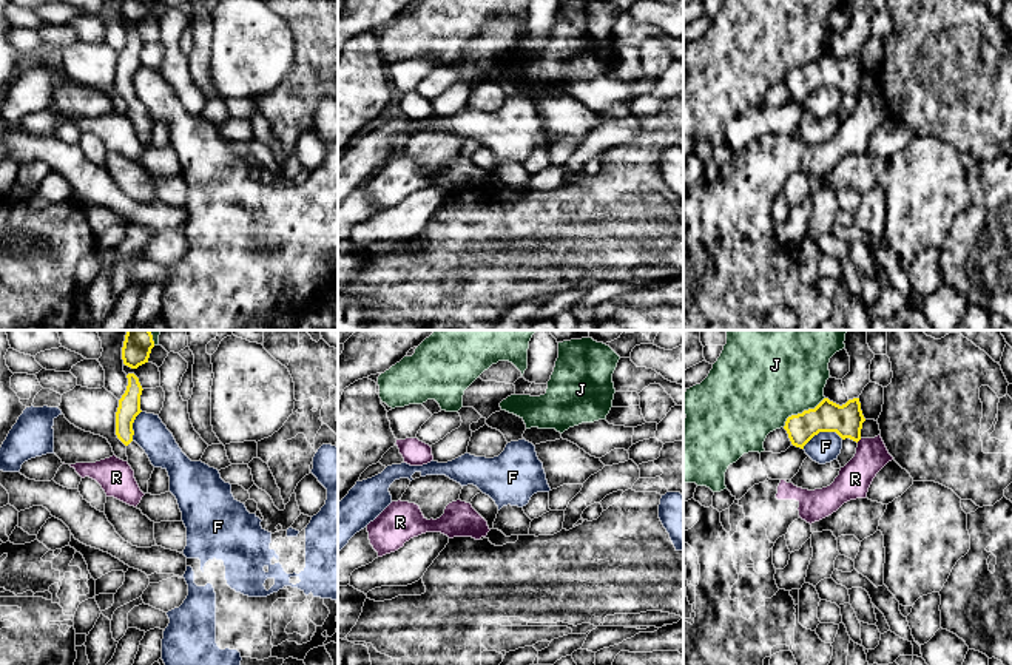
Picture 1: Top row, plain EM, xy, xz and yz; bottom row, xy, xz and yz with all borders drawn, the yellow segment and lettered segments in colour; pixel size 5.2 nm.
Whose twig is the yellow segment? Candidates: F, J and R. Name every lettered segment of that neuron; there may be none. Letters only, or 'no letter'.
no letter

